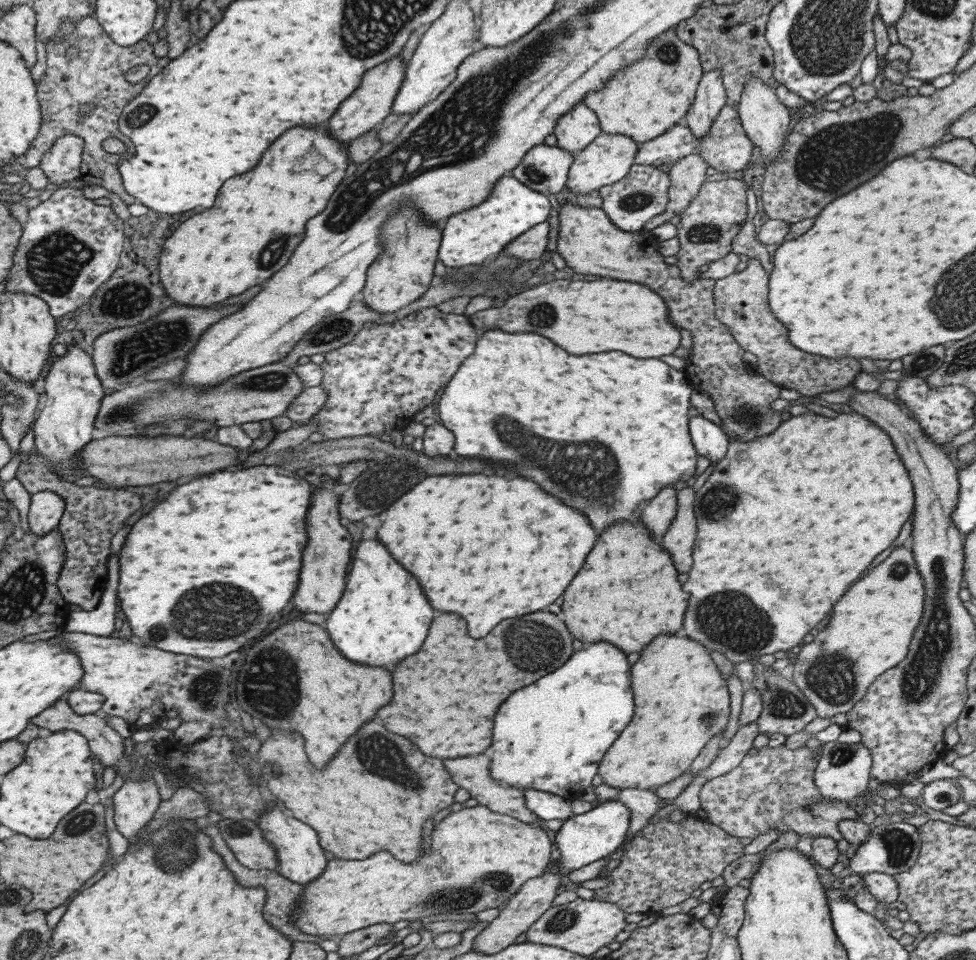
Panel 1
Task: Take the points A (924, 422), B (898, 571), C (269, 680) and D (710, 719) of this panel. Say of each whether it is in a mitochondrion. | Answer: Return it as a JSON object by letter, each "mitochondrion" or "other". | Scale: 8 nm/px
{"A":"other","B":"mitochondrion","C":"mitochondrion","D":"mitochondrion"}

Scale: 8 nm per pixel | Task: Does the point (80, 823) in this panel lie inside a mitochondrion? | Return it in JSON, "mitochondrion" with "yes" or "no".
{"mitochondrion":"yes"}

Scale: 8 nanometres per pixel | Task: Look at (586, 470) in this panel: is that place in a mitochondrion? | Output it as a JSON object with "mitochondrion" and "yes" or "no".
{"mitochondrion":"yes"}

